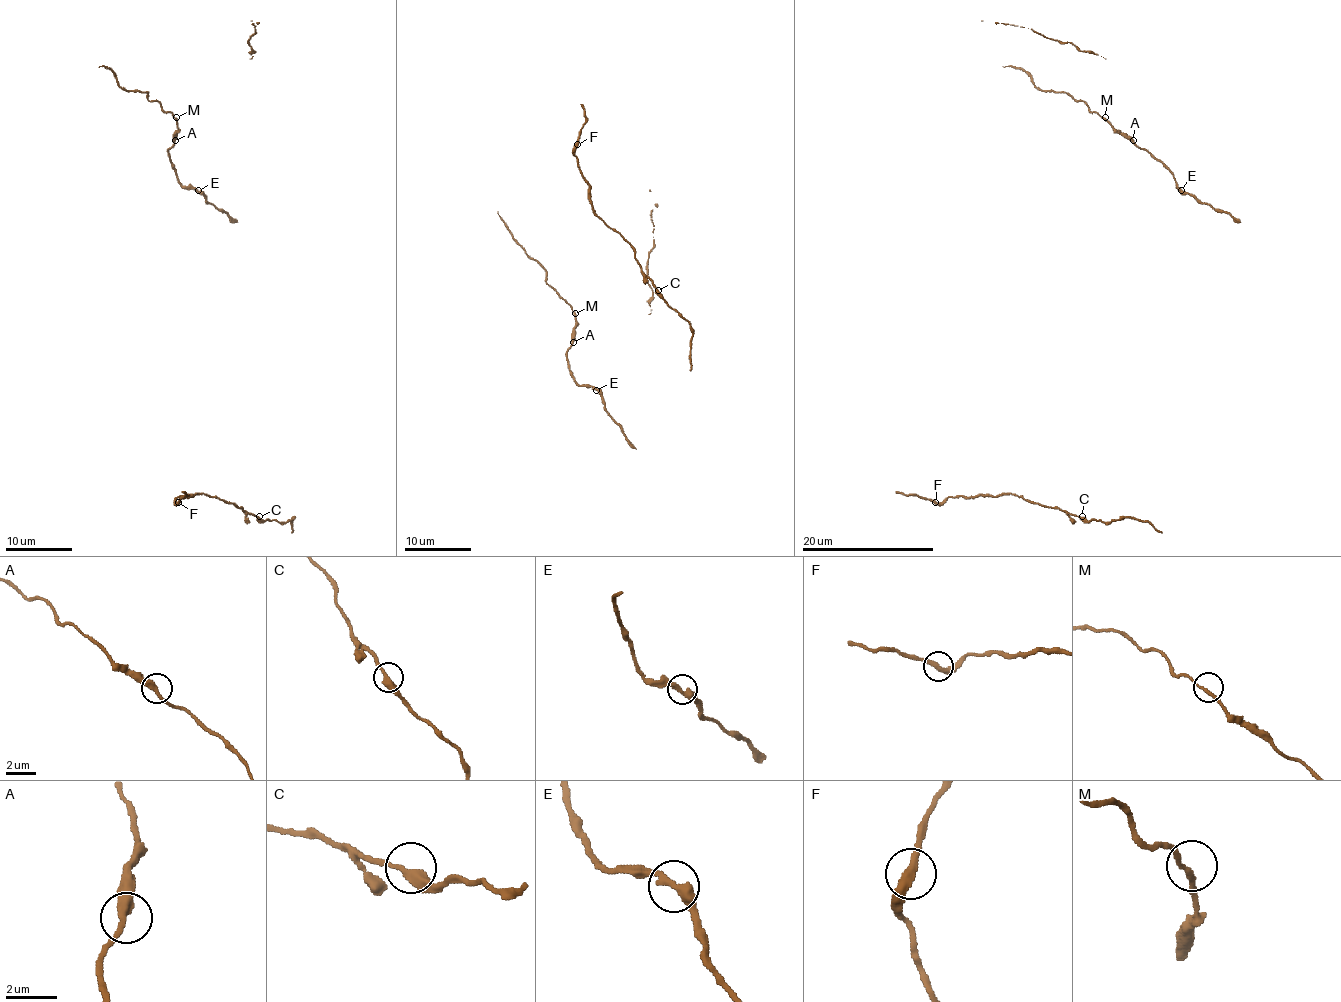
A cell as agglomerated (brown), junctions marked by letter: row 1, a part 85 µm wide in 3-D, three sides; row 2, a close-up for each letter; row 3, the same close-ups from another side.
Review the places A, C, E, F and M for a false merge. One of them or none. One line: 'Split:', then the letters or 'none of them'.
Split: none of them

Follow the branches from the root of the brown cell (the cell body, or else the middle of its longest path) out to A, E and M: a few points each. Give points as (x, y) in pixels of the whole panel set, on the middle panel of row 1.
A: (633, 446), (600, 393), (575, 381), (567, 358), (567, 348), (573, 342)
E: (633, 446), (596, 390)
M: (633, 446), (600, 393), (575, 381), (567, 358), (576, 323), (575, 313)

